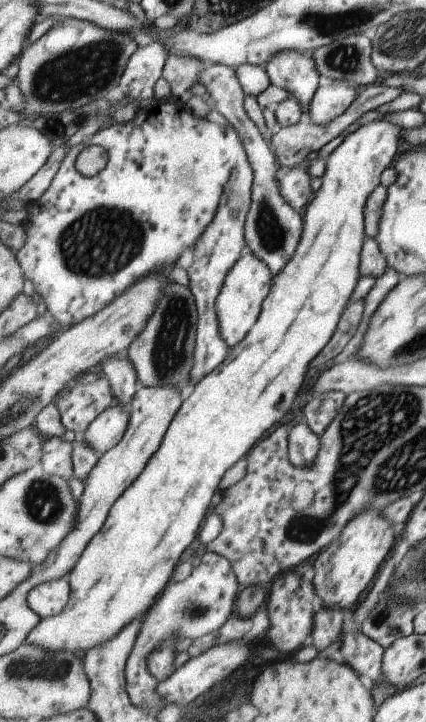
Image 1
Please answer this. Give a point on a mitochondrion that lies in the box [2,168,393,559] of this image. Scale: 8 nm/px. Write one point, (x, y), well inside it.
(105, 240)

